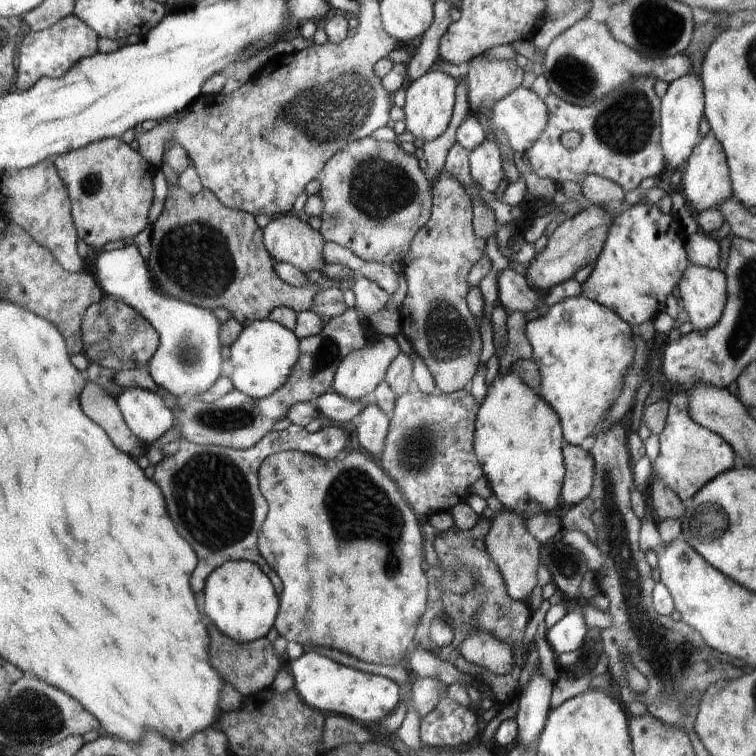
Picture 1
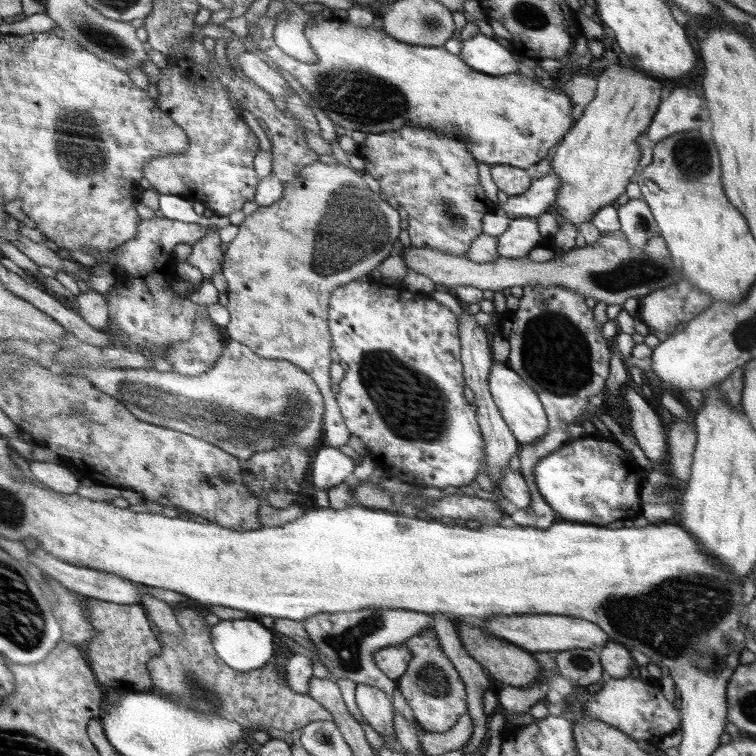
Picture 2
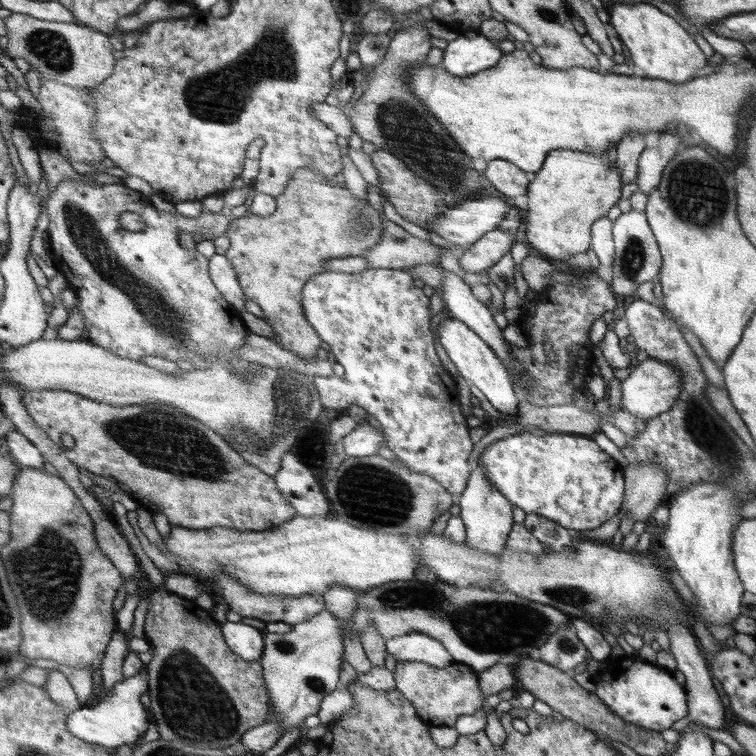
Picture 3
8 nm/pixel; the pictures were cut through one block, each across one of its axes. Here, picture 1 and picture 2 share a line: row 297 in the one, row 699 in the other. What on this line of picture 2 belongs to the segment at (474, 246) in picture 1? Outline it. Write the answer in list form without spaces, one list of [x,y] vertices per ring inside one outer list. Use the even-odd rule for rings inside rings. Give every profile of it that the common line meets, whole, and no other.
[[[429,625],[428,630],[398,645],[406,645],[412,651],[406,674],[400,676],[396,682],[406,702],[411,706],[415,720],[426,733],[451,730],[460,716],[469,710],[466,685],[455,665],[444,654],[435,629]]]

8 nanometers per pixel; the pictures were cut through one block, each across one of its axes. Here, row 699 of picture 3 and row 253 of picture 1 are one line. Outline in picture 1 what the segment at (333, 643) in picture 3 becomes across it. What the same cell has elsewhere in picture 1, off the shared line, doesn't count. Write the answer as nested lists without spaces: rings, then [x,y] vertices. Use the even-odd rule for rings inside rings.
[[[292,212],[272,217],[272,222],[263,230],[263,243],[275,262],[288,262],[302,272],[304,270],[322,272],[326,268],[324,256],[322,256],[325,244],[323,235],[319,230],[310,228],[310,224],[306,224],[306,221],[302,222],[296,216],[292,216]]]

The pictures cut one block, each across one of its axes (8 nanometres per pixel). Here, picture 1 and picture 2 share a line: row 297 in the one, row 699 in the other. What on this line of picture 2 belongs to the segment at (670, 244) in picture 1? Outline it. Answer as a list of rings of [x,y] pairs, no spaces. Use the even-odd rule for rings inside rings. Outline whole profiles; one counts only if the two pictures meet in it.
[[[628,675],[624,678],[608,678],[596,696],[586,699],[584,714],[592,720],[602,720],[632,736],[634,740],[648,740],[652,736],[664,737],[678,731],[680,715],[674,703],[670,703],[662,694],[659,680],[651,683]]]

